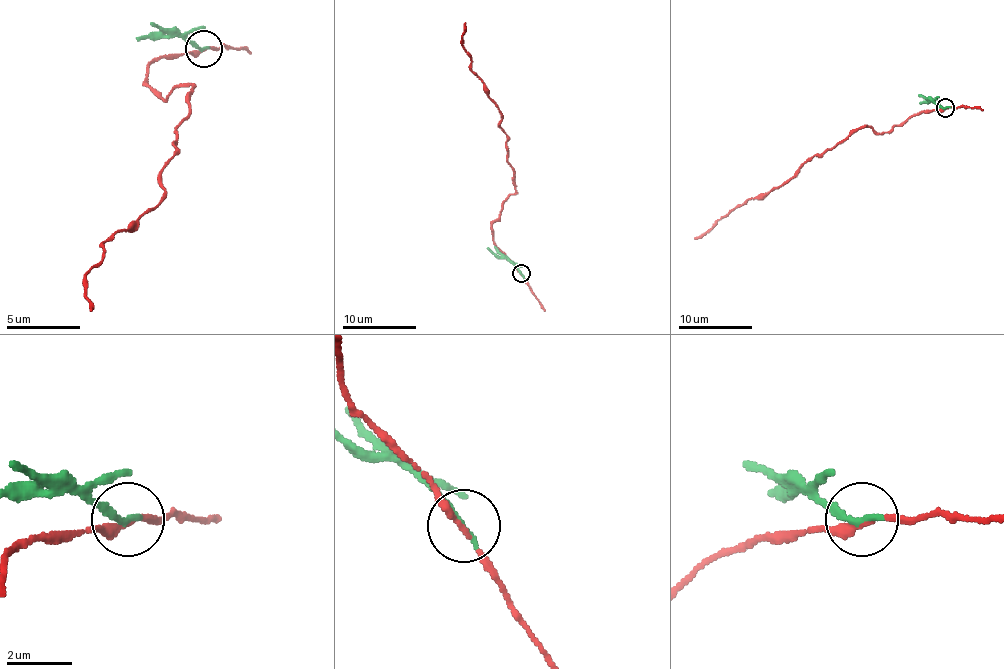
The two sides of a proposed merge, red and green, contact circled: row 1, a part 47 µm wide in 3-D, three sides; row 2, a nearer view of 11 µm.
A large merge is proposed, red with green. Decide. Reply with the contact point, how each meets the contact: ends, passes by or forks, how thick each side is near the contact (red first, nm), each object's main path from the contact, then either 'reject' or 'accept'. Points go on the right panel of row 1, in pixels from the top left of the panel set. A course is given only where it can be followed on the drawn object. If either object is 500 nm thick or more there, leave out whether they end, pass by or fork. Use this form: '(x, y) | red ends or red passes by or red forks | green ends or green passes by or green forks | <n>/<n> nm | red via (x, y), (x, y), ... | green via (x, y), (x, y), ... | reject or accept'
(945, 107) | red passes by | green ends | 180/220 nm | red via (945, 109), (918, 112), (888, 133), (865, 125), (855, 129), (813, 155), (769, 193), (729, 211), (694, 239) | green via (945, 107), (934, 101), (920, 103) | reject

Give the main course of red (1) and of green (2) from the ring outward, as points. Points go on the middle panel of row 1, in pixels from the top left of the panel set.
1: (520, 273), (491, 229), (515, 193), (515, 174), (500, 110), (462, 44), (465, 22)
2: (520, 273), (511, 262), (498, 259), (487, 248)

